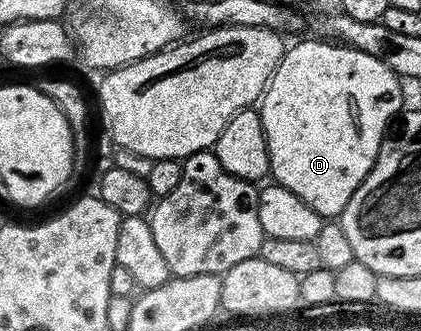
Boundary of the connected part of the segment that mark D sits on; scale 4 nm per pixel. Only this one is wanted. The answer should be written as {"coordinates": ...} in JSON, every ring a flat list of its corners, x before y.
{"coordinates":[[310,39,307,43,296,44,291,51,289,48,283,54,274,76,262,92,260,114,268,141,273,182,296,193,300,201,312,205,312,209,316,209,316,213,323,217,338,217,364,177,368,177,383,137,393,123,394,116,403,110,404,83,395,71,384,65,384,61,355,47,339,45,334,41,326,42,317,43]]}

